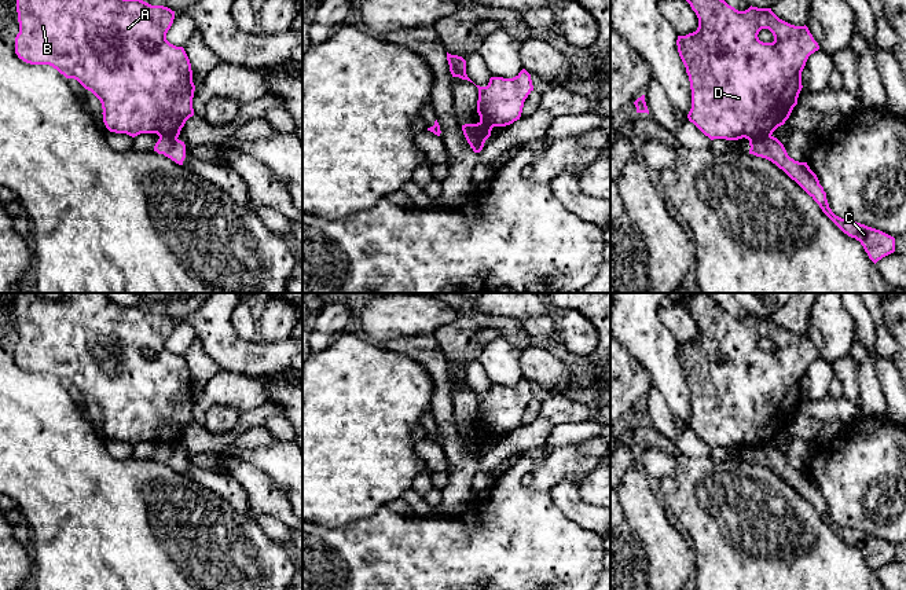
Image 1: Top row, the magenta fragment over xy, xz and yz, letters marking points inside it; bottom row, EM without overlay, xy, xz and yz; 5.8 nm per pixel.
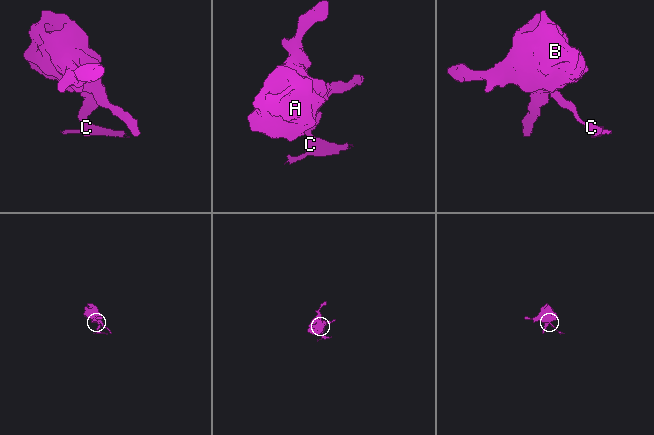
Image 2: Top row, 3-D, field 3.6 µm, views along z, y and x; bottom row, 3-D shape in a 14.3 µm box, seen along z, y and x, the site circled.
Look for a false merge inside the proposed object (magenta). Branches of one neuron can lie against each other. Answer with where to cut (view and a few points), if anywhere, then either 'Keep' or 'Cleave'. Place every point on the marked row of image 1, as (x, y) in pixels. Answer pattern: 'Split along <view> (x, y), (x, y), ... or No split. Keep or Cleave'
Split along yz (770, 135), (749, 140). Cleave

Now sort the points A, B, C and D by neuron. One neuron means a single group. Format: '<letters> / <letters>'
A B D / C

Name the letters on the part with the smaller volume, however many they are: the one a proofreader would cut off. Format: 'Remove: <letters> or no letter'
Remove: C

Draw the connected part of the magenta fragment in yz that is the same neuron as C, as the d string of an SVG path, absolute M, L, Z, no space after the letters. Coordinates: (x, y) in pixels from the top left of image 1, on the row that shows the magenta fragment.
M774 136L749 140L749 154L766 158L795 180L822 209L822 212L848 237L861 242L869 259L876 264L895 252L895 238L865 224L836 216L829 208L826 193L807 162L791 158L784 144Z

